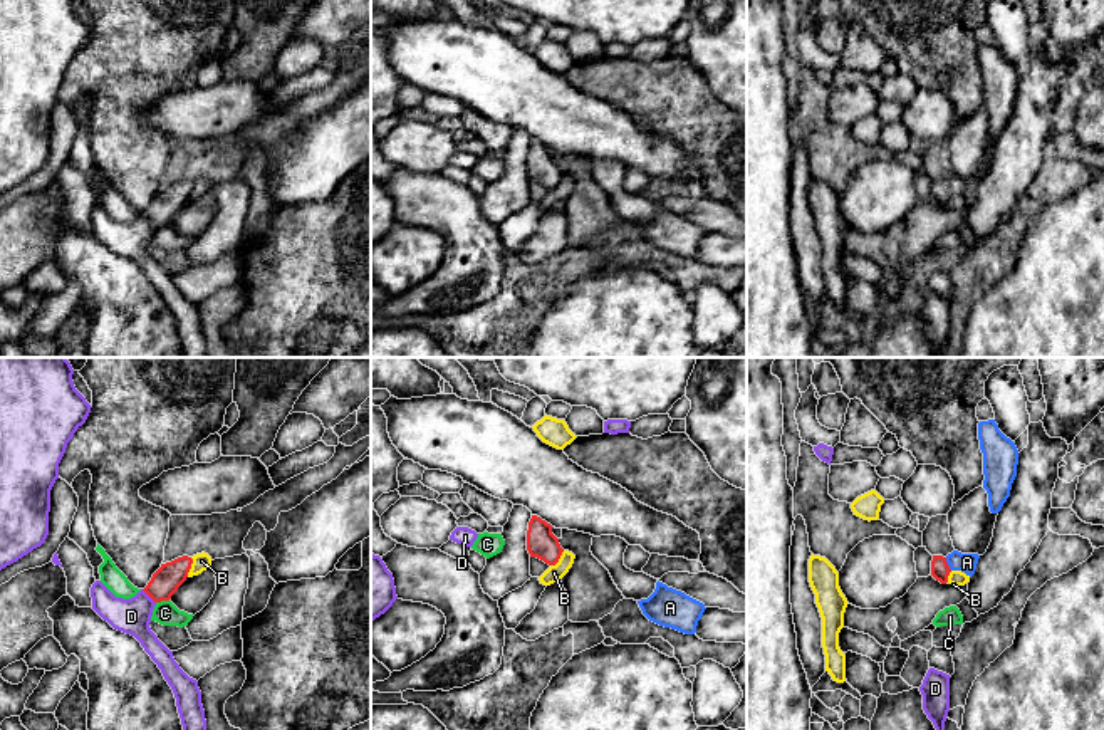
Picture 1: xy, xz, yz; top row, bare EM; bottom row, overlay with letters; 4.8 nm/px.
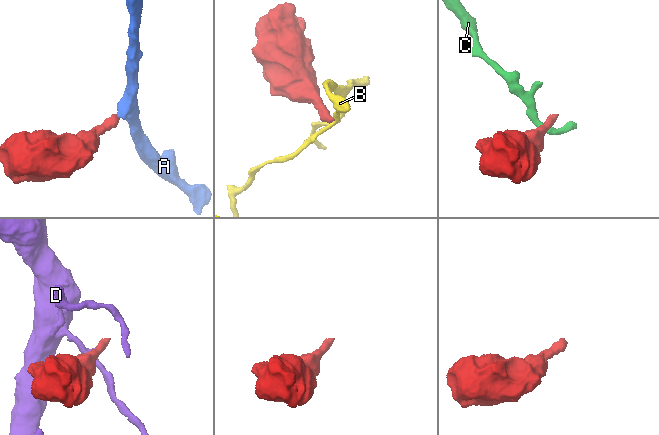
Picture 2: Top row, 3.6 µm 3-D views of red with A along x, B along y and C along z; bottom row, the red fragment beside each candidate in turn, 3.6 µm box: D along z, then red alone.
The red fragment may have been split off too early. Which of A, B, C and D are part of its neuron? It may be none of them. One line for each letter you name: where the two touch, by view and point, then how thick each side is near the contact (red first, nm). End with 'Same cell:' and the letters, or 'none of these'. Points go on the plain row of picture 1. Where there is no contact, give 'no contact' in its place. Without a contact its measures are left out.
A: meets red in yz at (947, 188); 90 nm thick on the red side, 100 nm on the other
Same cell: A

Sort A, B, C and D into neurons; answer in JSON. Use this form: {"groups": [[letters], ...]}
{"groups": [["A"], ["B"], ["C"], ["D"]]}

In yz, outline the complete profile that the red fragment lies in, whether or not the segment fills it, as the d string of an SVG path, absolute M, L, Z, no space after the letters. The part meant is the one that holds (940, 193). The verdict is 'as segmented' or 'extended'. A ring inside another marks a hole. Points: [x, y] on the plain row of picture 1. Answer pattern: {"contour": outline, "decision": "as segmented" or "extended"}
{"contour": "M953 175L946 181L933 180L931 200L941 208L948 206L948 200L951 195L961 195L971 201L975 198L978 183L978 178L961 178L958 175Z", "decision": "extended"}

